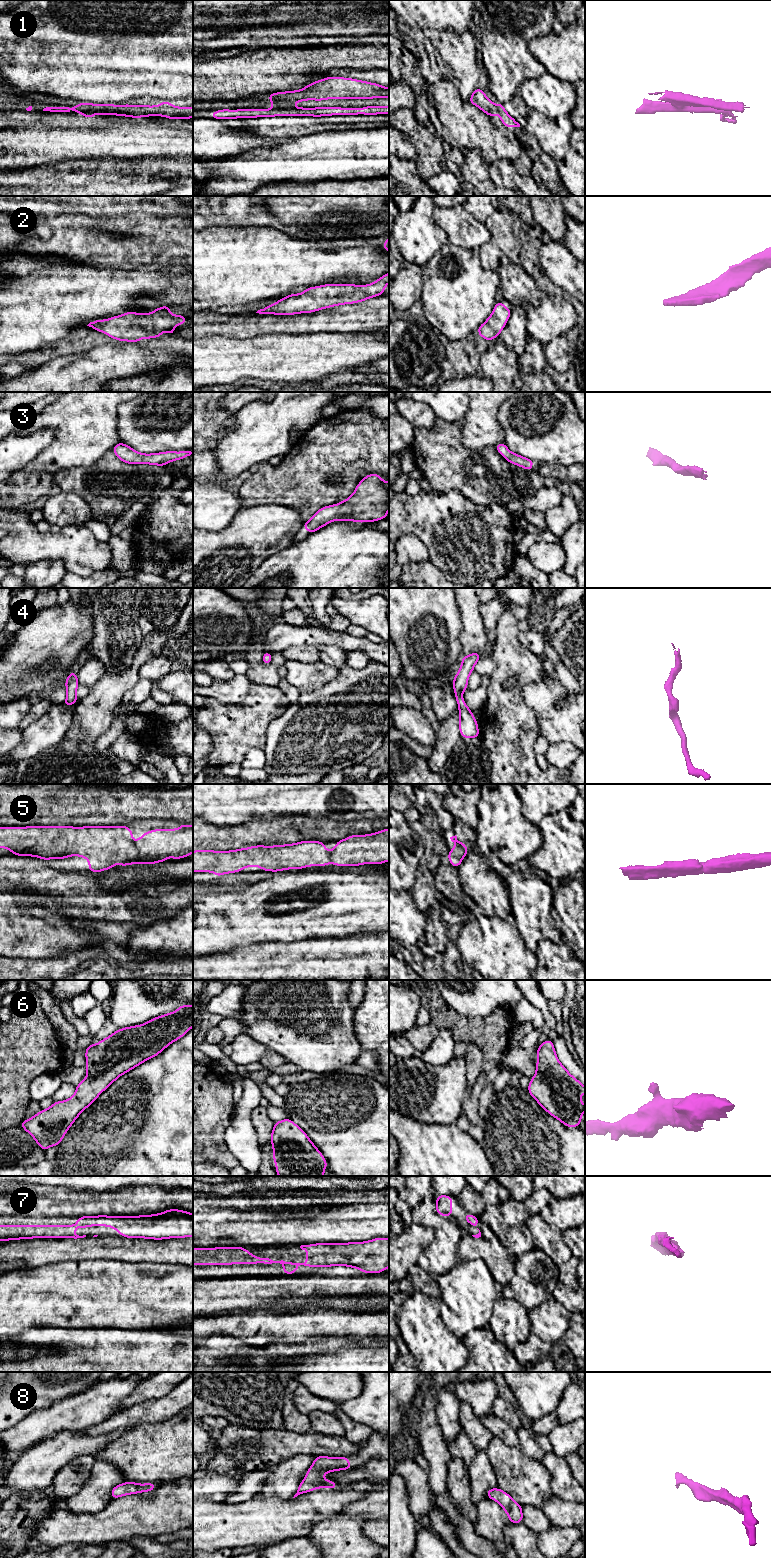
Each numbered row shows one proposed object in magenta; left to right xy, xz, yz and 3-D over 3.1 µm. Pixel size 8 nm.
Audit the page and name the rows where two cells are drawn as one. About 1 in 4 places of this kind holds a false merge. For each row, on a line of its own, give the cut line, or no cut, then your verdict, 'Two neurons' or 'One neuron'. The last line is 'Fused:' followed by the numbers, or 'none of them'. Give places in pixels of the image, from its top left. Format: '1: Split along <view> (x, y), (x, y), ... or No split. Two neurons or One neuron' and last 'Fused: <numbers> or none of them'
1: No split. One neuron
2: No split. One neuron
3: No split. One neuron
4: No split. One neuron
5: No split. One neuron
6: No split. One neuron
7: No split. One neuron
8: No split. One neuron
Fused: none of them

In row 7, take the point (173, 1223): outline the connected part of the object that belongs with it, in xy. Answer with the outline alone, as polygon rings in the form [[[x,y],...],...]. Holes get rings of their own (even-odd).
[[[169,1209],[163,1213],[142,1216],[83,1216],[79,1217],[75,1225],[0,1225],[0,1241],[32,1239],[32,1238],[84,1238],[86,1235],[79,1236],[74,1233],[78,1227],[87,1228],[89,1226],[109,1226],[117,1230],[121,1237],[128,1238],[147,1238],[147,1239],[167,1239],[193,1237],[193,1214],[177,1210]]]

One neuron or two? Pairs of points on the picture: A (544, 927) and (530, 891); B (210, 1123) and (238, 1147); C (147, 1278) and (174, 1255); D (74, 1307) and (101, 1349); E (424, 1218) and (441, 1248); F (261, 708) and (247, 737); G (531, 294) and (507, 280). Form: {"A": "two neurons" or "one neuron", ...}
{"A": "one neuron", "B": "two neurons", "C": "two neurons", "D": "two neurons", "E": "one neuron", "F": "one neuron", "G": "one neuron"}

